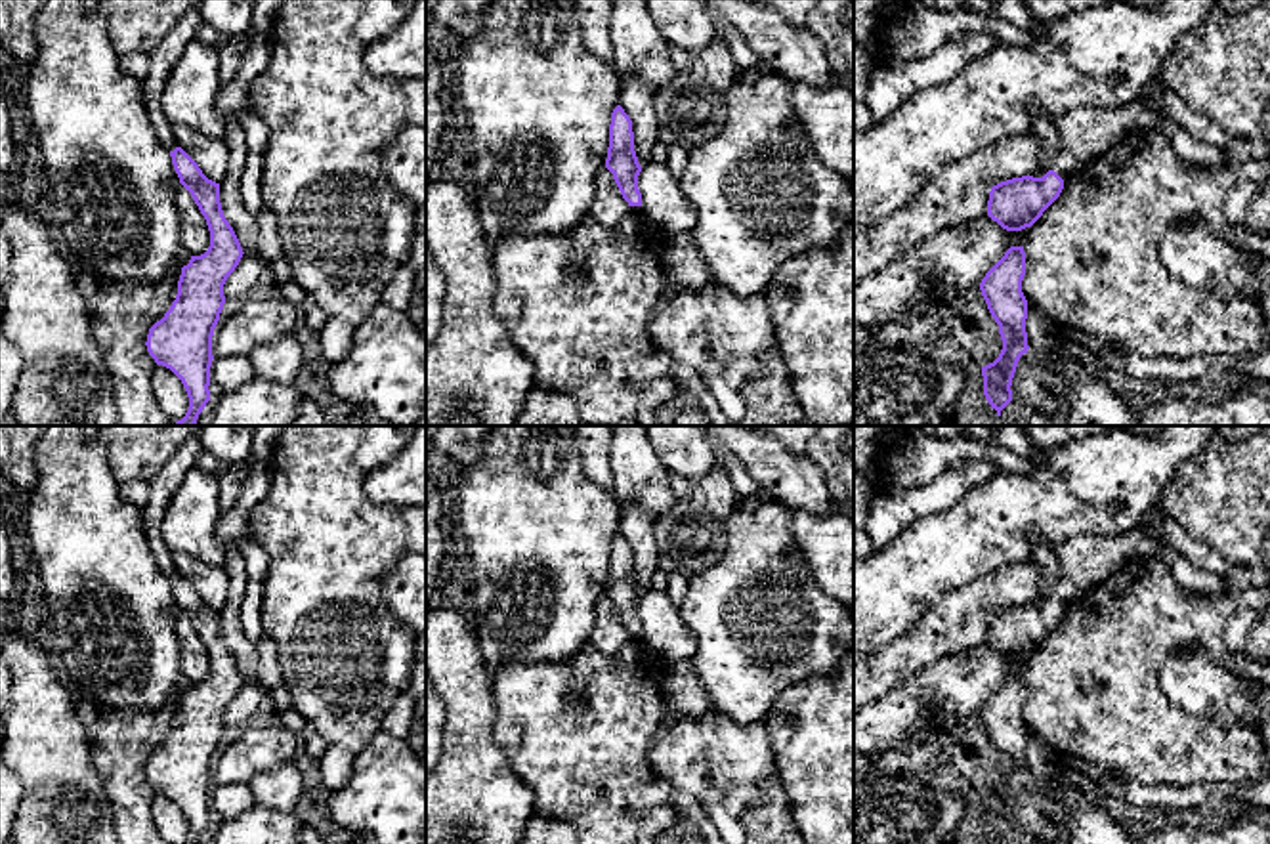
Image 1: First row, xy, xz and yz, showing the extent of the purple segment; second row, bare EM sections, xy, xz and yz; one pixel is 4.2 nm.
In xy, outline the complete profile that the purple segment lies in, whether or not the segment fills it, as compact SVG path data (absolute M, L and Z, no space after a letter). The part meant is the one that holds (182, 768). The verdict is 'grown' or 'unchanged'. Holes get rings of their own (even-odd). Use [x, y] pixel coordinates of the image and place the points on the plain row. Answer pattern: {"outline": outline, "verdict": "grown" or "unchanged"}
{"outline": "M201 435L187 437L149 481L151 495L141 508L153 558L170 579L180 611L191 621L210 659L208 678L191 684L189 691L181 695L176 728L149 756L145 770L155 791L170 796L181 808L189 825L185 844L199 844L210 829L212 764L225 731L223 712L244 682L223 644L220 611L208 607L178 573L174 552L162 540L166 508L195 468L199 451Z", "verdict": "grown"}

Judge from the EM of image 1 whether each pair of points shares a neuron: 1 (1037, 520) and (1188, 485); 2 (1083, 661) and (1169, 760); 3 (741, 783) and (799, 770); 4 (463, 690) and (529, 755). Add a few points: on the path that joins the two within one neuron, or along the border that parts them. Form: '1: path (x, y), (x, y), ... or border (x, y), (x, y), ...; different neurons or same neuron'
1: border (1190, 457), (1177, 466), (1152, 505); different neurons
2: path (1093, 688), (1144, 739); same neuron
3: border (766, 732), (772, 743), (776, 774), (795, 818); different neurons
4: border (491, 678), (495, 694), (495, 741), (510, 764); different neurons

